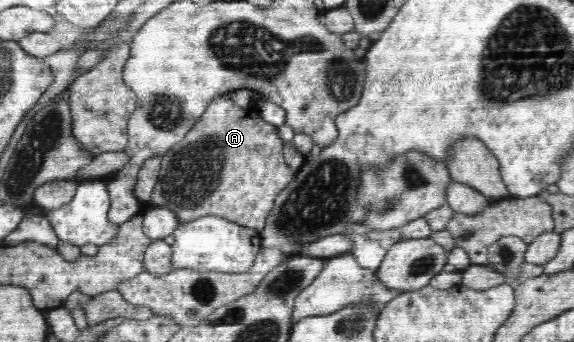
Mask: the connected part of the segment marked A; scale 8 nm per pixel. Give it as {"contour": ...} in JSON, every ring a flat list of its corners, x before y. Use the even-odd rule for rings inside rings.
{"contour":[[234,91,228,94,230,96,216,96,186,136,163,154,150,202,154,207,168,208,176,213,180,225,214,216,260,232,266,226,266,218,274,208,276,196,288,182,294,180,295,173,284,159,284,142,278,135,277,126,262,120,258,108,236,106,232,99]]}

